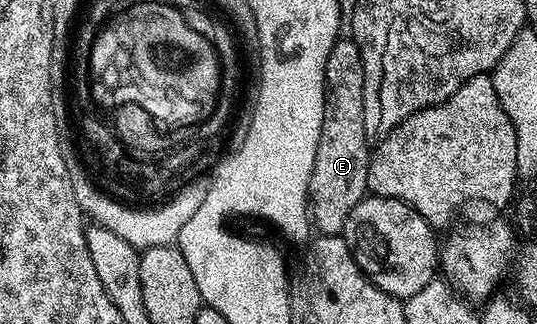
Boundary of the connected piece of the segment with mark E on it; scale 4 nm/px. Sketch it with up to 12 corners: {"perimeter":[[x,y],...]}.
{"perimeter":[[328,51],[324,123],[308,212],[341,234],[367,196],[364,63]]}

